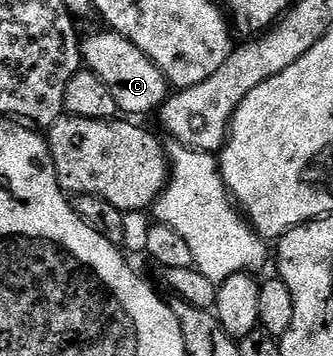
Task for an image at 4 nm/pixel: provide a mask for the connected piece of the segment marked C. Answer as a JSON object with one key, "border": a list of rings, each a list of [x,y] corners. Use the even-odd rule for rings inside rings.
{"border":[[[112,32],[105,34],[84,35],[81,42],[81,57],[84,65],[93,71],[99,80],[107,86],[111,97],[115,99],[118,111],[125,116],[137,116],[133,114],[149,114],[160,111],[166,98],[171,93],[169,81],[159,72],[159,68],[131,40]]]}

